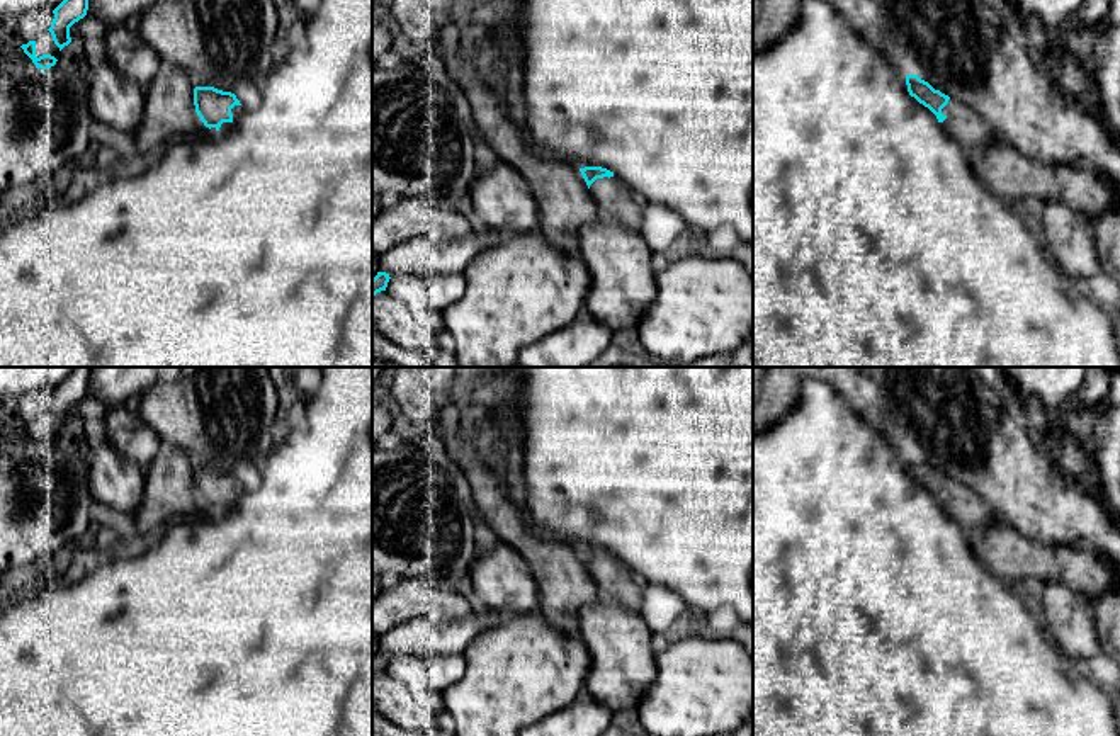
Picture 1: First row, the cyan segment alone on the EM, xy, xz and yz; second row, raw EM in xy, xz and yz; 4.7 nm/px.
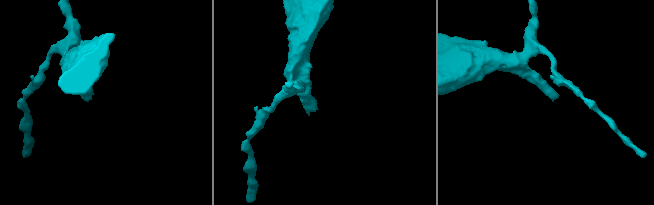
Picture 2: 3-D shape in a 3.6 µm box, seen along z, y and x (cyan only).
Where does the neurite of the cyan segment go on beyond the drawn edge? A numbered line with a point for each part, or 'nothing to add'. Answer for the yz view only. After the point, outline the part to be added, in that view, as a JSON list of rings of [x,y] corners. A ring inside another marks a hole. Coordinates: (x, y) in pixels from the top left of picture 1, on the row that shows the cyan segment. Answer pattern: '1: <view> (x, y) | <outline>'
1: yz (964, 124) | [[[950,99],[948,104],[942,109],[942,114],[947,117],[942,126],[943,129],[967,151],[981,151],[989,143],[993,143],[996,138],[996,131],[967,104]]]

